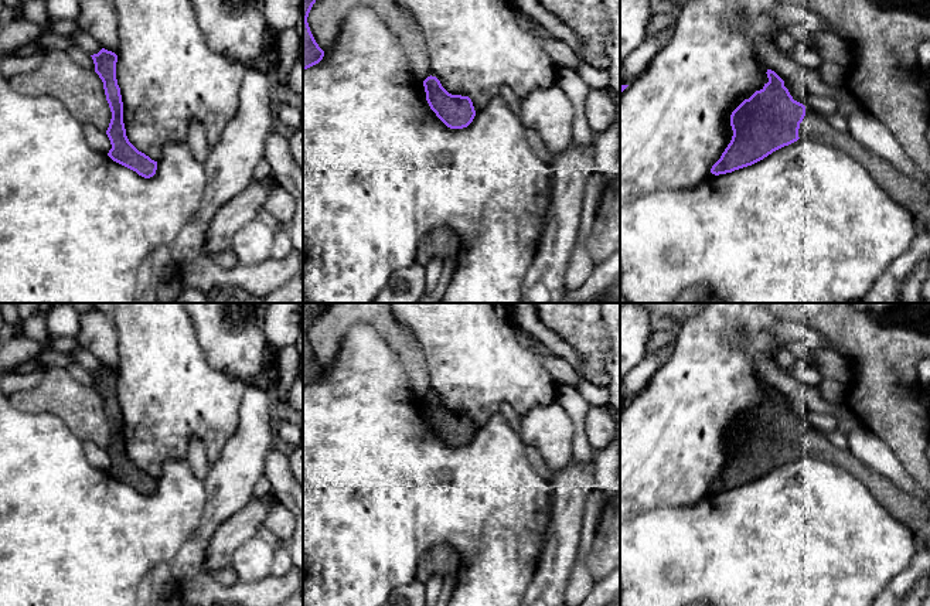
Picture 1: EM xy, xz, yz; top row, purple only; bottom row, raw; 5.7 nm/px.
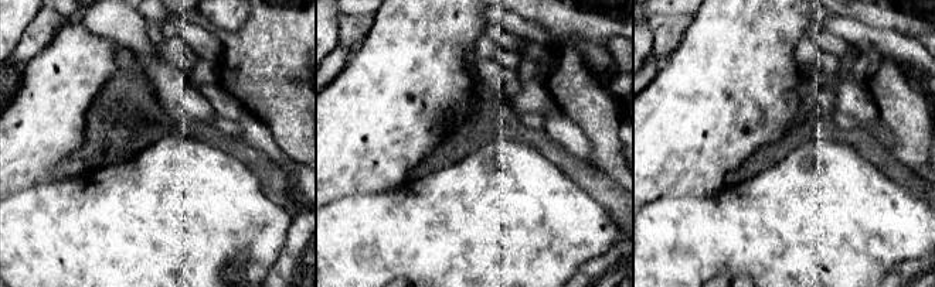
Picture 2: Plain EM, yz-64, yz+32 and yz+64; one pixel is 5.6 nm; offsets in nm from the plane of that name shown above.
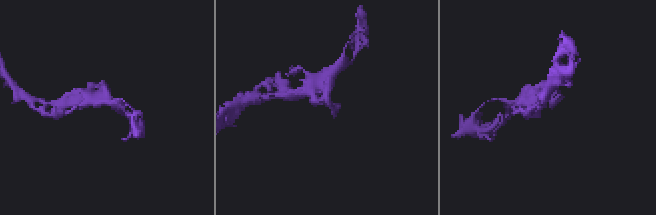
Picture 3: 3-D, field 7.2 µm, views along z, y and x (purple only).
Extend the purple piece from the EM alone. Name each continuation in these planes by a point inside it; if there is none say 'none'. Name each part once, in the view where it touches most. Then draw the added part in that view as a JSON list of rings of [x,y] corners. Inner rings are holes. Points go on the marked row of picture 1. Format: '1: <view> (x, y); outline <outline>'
1: yz (908, 191); outline [[[805,110],[798,137],[800,140],[814,140],[845,152],[862,164],[893,200],[912,212],[917,225],[930,228],[930,188],[866,149],[849,132],[837,130],[828,123],[827,118]]]

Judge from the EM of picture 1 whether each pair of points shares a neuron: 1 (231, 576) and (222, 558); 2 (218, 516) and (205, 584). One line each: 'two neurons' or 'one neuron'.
1: two neurons
2: two neurons

